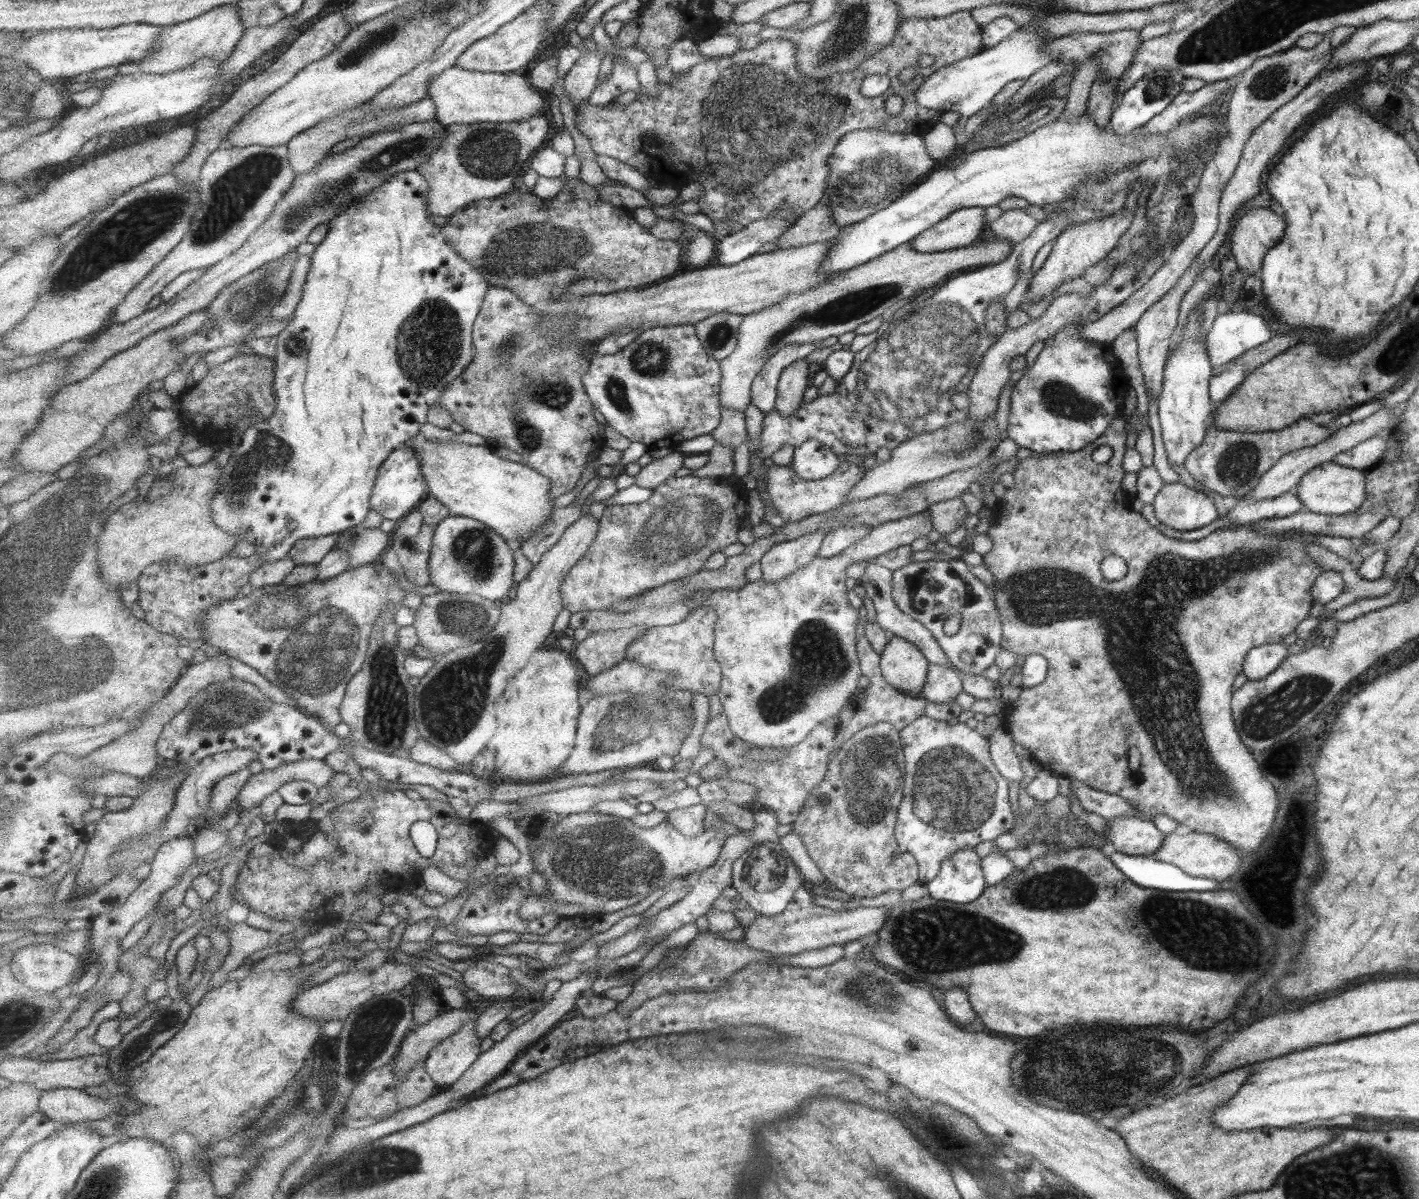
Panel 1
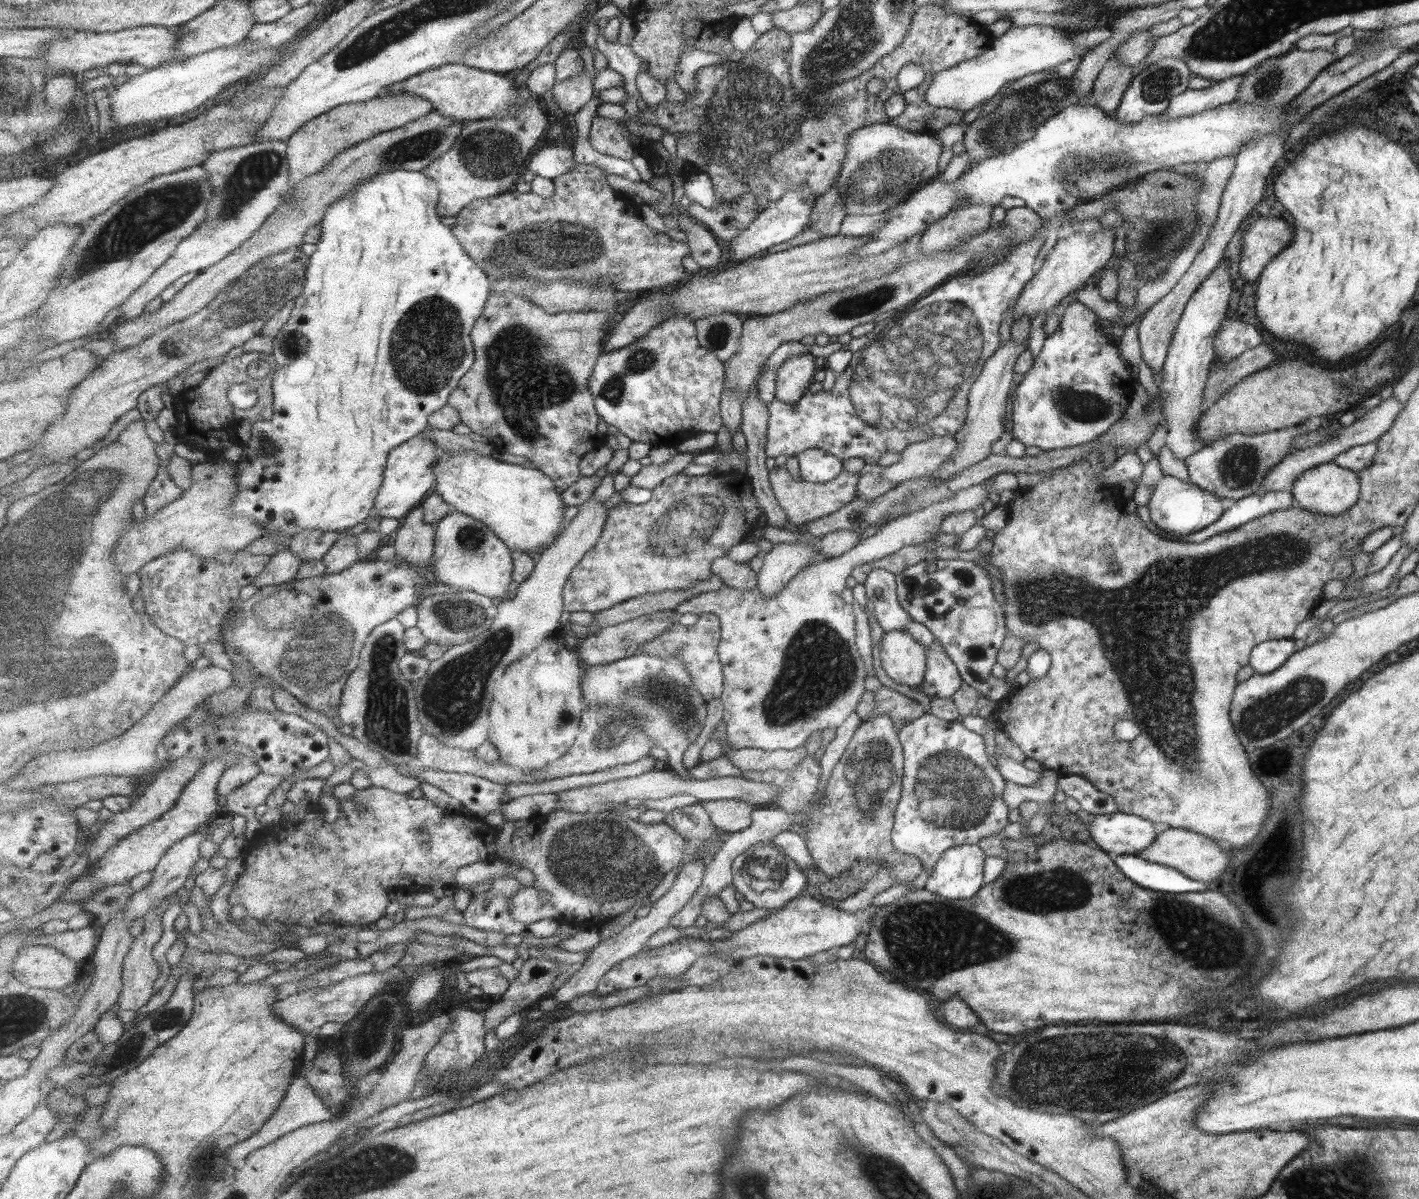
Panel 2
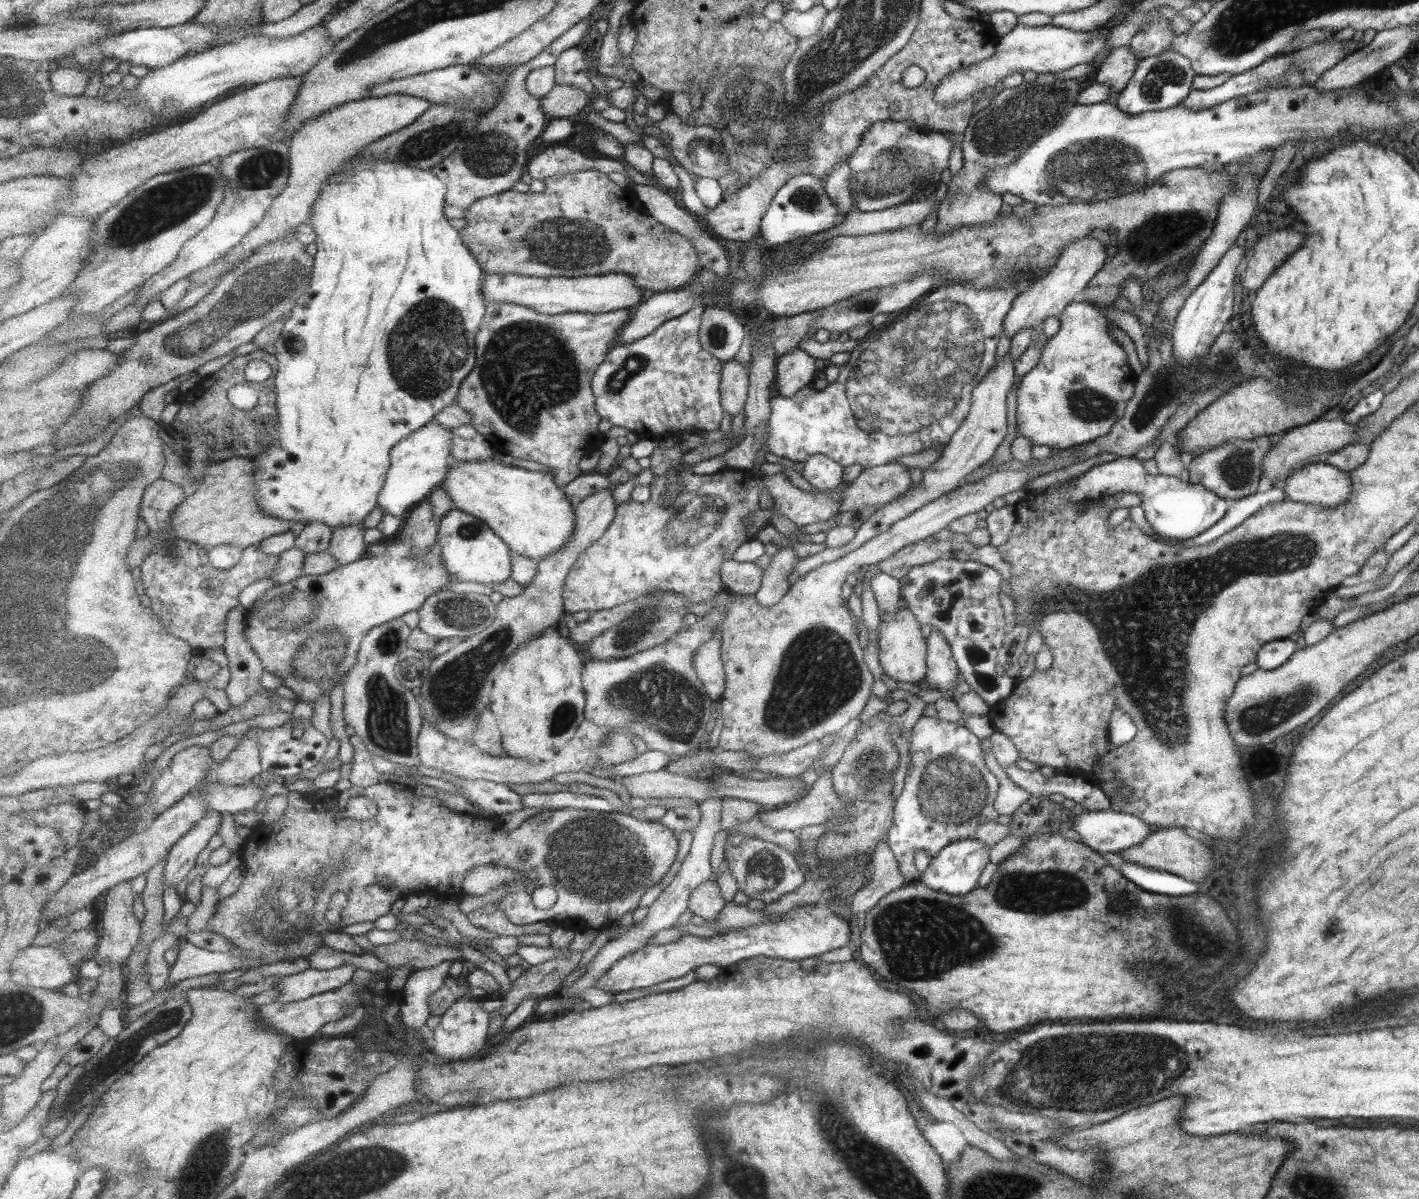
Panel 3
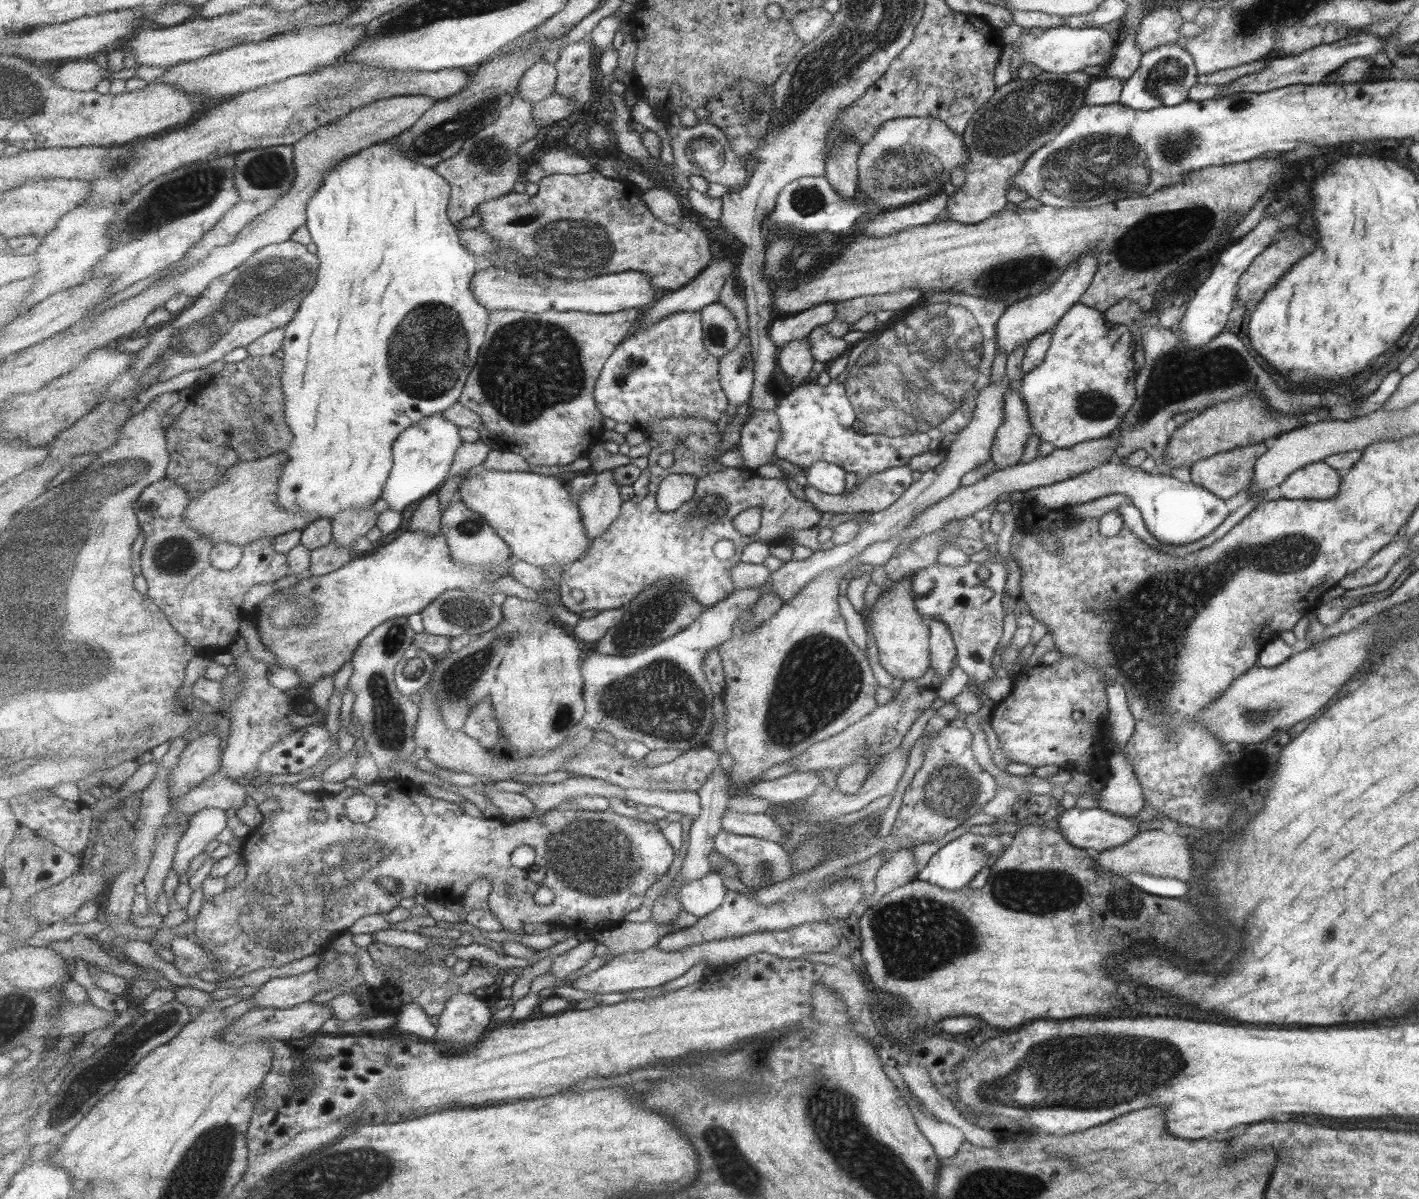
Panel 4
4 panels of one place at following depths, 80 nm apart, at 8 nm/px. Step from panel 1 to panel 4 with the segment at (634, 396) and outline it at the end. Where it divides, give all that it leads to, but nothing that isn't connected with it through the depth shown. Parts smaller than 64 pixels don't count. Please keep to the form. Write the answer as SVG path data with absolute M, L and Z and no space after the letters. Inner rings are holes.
M702 311L670 314L624 340L605 363L597 381L595 396L604 417L616 423L627 423L634 430L644 431L671 418L697 418L716 424L730 404L720 379L720 358L713 356L705 344Z

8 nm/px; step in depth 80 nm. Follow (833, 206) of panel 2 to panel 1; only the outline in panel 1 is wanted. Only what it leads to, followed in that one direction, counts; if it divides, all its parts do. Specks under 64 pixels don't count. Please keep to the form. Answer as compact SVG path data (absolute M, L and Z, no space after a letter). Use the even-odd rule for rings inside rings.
M822 199L811 210L803 211L803 214L774 242L779 243L778 249L803 246L834 240L841 231L842 229L832 217L827 202Z

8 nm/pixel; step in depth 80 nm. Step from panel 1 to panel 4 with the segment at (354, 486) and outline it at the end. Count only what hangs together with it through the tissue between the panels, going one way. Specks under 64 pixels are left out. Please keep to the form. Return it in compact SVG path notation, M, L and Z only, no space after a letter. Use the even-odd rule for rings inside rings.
M383 141L377 144L371 145L369 148L360 150L358 153L352 154L347 158L344 158L340 163L337 163L333 169L331 169L327 176L324 178L324 183L321 188L310 198L308 204L308 221L307 228L309 228L312 234L314 244L317 246L318 257L320 258L320 275L318 276L318 283L312 290L312 293L303 299L302 306L298 310L298 314L295 318L286 326L286 337L283 343L283 362L285 365L284 373L282 376L283 390L285 393L285 418L287 418L287 424L293 432L293 443L283 451L291 457L291 461L283 463L283 467L279 469L279 502L288 508L288 511L305 511L308 513L320 514L323 519L334 518L341 512L347 509L364 509L365 507L373 507L373 504L382 498L384 488L391 477L395 460L394 460L394 445L399 439L399 436L403 432L407 431L407 428L415 426L415 424L421 423L421 420L425 418L431 418L439 412L443 413L447 411L453 404L459 403L463 389L466 387L467 381L470 379L471 374L474 372L474 368L478 363L480 352L482 352L482 346L486 342L486 336L488 328L490 327L490 313L488 308L485 308L482 304L478 303L475 295L471 290L471 283L474 274L480 269L481 264L476 258L470 254L470 252L462 245L460 237L460 231L457 230L453 221L450 220L449 204L451 203L452 186L450 182L439 174L439 171L434 167L420 163L415 159L410 159L393 141Z

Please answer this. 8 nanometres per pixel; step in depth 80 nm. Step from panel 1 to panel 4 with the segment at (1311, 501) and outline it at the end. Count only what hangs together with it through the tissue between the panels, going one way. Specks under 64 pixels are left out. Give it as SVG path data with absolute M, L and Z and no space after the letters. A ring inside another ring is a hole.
M1322 461L1291 472L1278 486L1282 499L1325 500L1336 495L1341 474Z

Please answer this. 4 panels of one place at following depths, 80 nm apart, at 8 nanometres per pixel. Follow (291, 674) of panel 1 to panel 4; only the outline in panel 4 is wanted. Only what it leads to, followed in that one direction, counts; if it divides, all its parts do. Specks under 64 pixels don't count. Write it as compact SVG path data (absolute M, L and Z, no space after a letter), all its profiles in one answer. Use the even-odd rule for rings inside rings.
M408 529L400 534L392 543L388 543L384 547L379 547L375 553L367 558L354 558L343 568L323 576L304 575L302 578L299 578L299 581L295 585L287 589L283 589L282 591L271 593L258 604L252 618L255 622L260 641L263 643L266 650L276 655L275 665L298 670L302 676L302 684L300 684L299 687L311 688L313 682L319 680L321 676L333 675L339 670L339 668L341 668L341 666L343 666L343 664L347 664L349 661L351 662L355 651L359 648L362 640L366 639L374 631L374 628L377 628L386 620L399 618L400 616L411 616L411 614L422 613L432 602L434 602L434 600L437 600L439 596L445 592L455 589L463 591L477 591L481 584L492 582L494 578L499 580L500 576L502 576L502 574L493 574L491 571L486 571L481 567L466 567L465 565L458 563L451 554L451 547L449 547L447 538L445 538L442 533L437 534L437 536L425 536L425 532L421 532L419 529Z

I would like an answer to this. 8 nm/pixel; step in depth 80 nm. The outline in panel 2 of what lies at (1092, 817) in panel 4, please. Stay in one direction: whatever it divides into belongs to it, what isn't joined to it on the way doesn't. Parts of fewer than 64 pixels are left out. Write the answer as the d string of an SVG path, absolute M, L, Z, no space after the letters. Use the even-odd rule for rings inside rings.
M1119 811L1094 815L1086 829L1097 849L1114 855L1133 855L1143 850L1155 836L1151 821Z

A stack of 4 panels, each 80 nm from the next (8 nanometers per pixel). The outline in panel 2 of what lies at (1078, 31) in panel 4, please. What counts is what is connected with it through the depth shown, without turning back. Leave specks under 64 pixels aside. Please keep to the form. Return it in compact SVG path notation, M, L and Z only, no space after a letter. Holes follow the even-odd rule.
M1011 24L983 55L936 74L926 91L927 104L967 112L979 103L989 100L1005 82L1026 74L1049 71L1073 59L1081 60L1085 55L1084 48L1070 39L1072 35L1072 31L1047 25L1021 27Z

